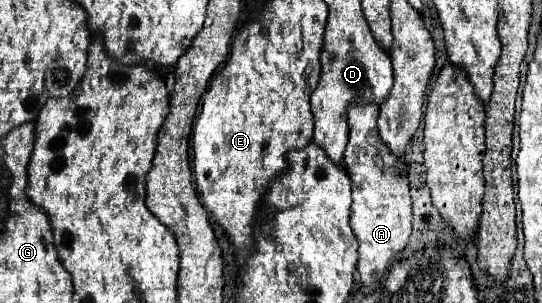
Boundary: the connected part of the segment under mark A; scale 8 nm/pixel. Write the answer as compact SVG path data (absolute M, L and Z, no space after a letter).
M350 105L348 107L348 125L350 125L350 141L344 151L344 163L348 167L348 175L352 179L352 215L350 227L360 243L358 265L360 281L364 287L376 285L394 255L402 253L408 245L408 237L412 231L412 203L408 193L408 179L398 173L398 161L384 147L378 127L376 127L376 105Z

